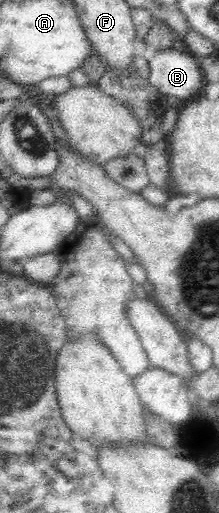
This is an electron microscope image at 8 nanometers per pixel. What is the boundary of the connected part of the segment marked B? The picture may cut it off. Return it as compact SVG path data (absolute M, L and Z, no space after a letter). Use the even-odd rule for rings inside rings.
M179 45L155 53L149 61L148 81L154 90L180 107L202 87L200 66L192 53L185 53Z

